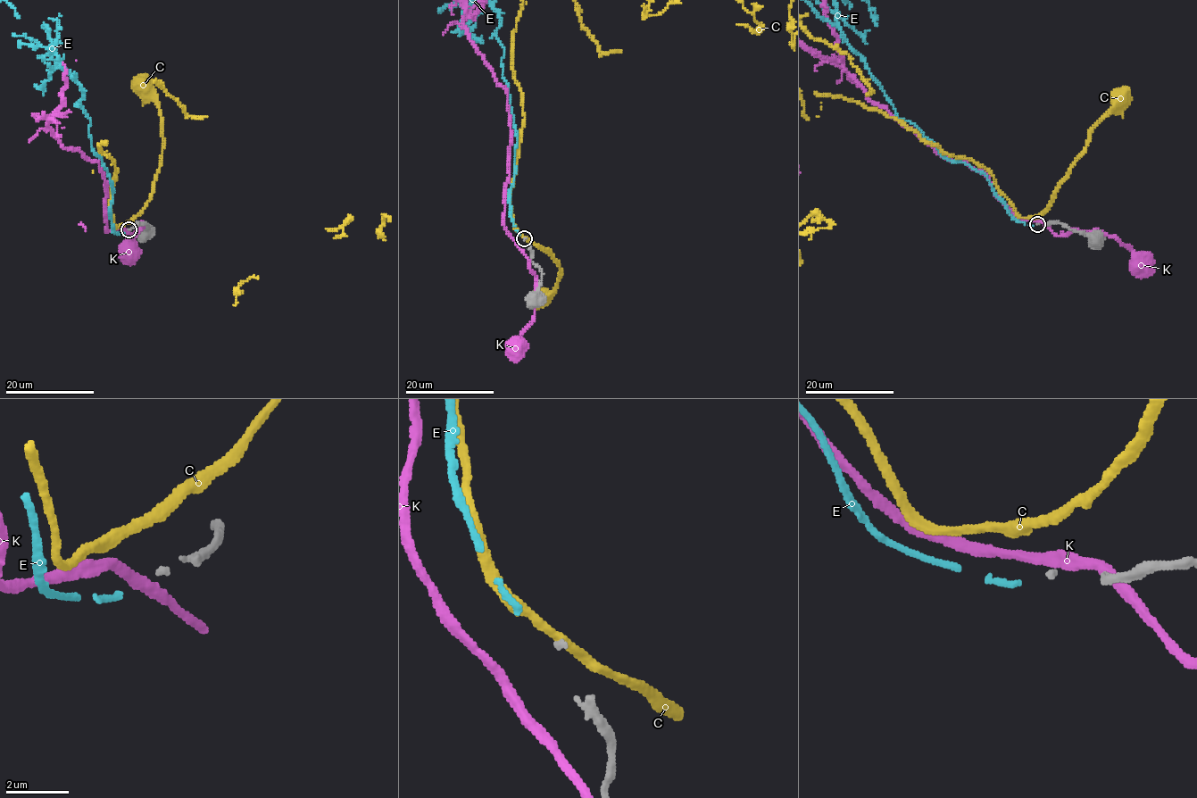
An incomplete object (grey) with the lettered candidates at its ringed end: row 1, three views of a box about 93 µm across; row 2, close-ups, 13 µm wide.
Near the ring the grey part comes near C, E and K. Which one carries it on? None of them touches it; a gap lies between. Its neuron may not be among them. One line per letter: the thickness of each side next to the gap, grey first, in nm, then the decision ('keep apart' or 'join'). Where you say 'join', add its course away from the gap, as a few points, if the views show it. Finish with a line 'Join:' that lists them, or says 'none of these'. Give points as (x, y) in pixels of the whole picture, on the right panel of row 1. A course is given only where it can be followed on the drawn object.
C: 140 nm thick on the grey side, 320 nm on the other; keep apart
E: 140 nm thick on the grey side, 190 nm on the other; join
K: 140 nm thick on the grey side, 320 nm on the other; keep apart
Join: E

